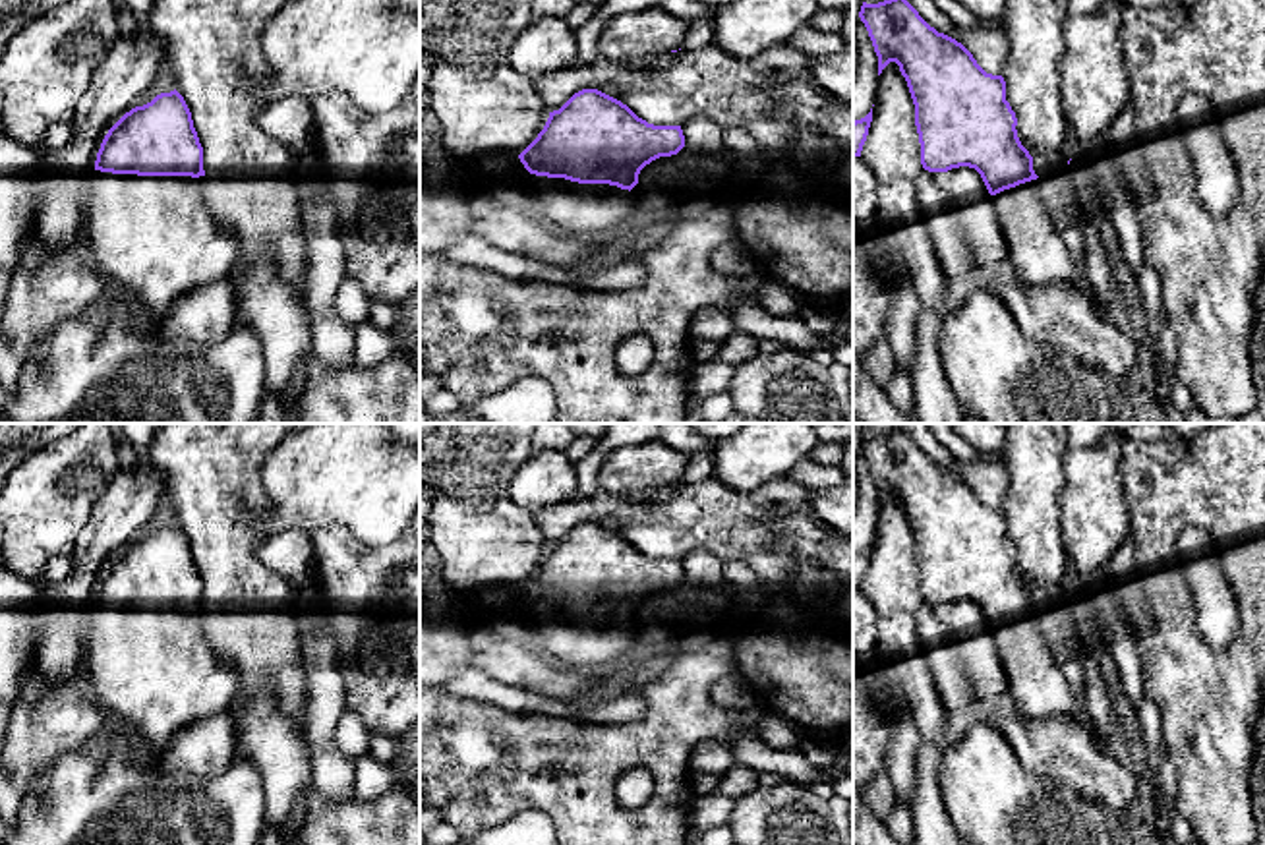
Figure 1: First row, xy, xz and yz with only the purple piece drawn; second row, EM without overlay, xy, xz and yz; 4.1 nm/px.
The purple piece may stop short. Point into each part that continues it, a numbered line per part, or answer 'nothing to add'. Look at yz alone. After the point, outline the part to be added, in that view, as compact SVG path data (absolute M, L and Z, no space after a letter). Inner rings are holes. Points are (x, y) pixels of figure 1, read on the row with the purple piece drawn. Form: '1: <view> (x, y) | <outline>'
1: yz (1035, 248) | M1035 180L1004 189L992 195L992 201L1008 246L1006 259L1025 284L1070 284L1083 292L1103 313L1122 323L1130 317L1101 234L1083 207L1079 230L1085 246L1077 257L1066 248L1056 230L1052 213L1046 209Z

